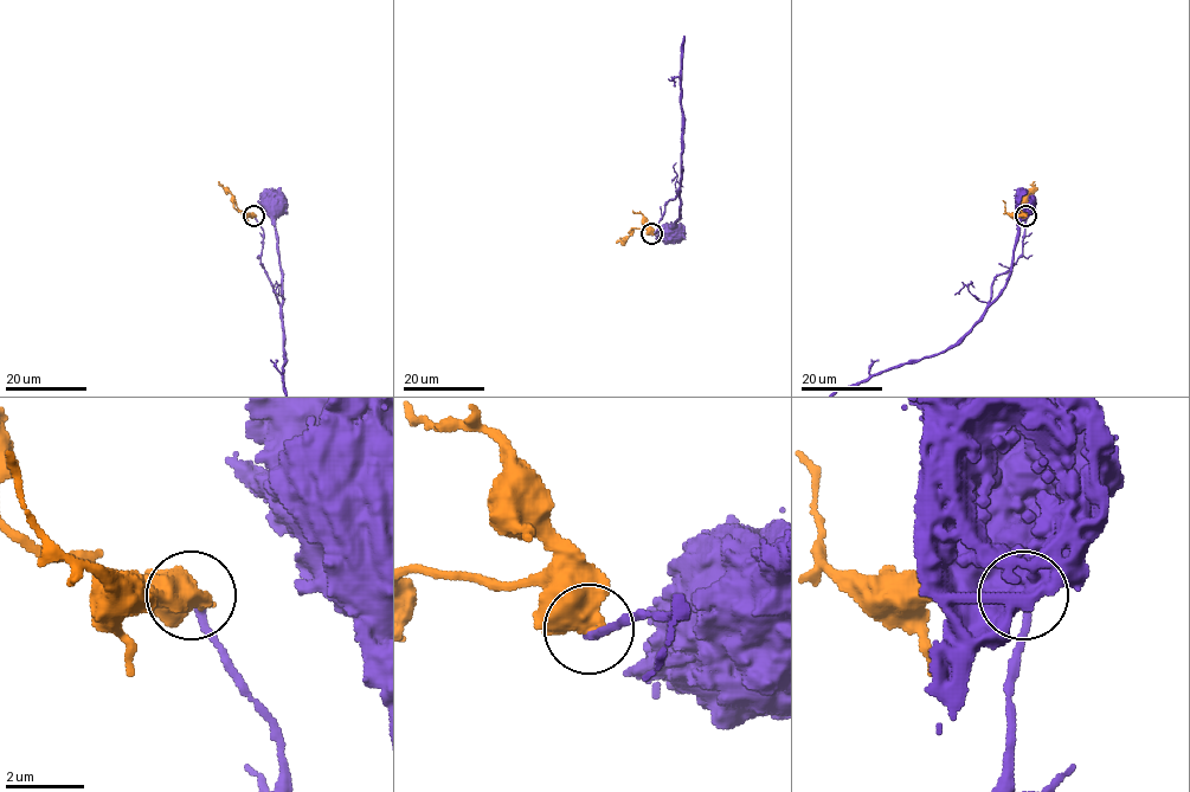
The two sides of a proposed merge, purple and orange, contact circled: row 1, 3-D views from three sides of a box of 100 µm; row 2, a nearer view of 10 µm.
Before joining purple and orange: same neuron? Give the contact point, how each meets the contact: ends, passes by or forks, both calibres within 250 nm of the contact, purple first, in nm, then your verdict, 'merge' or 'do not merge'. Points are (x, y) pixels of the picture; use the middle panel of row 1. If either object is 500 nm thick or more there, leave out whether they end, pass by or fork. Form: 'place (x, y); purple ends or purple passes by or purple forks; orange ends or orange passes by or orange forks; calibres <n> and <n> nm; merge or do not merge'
place (651, 233); calibres 220 and 800 nm; do not merge

